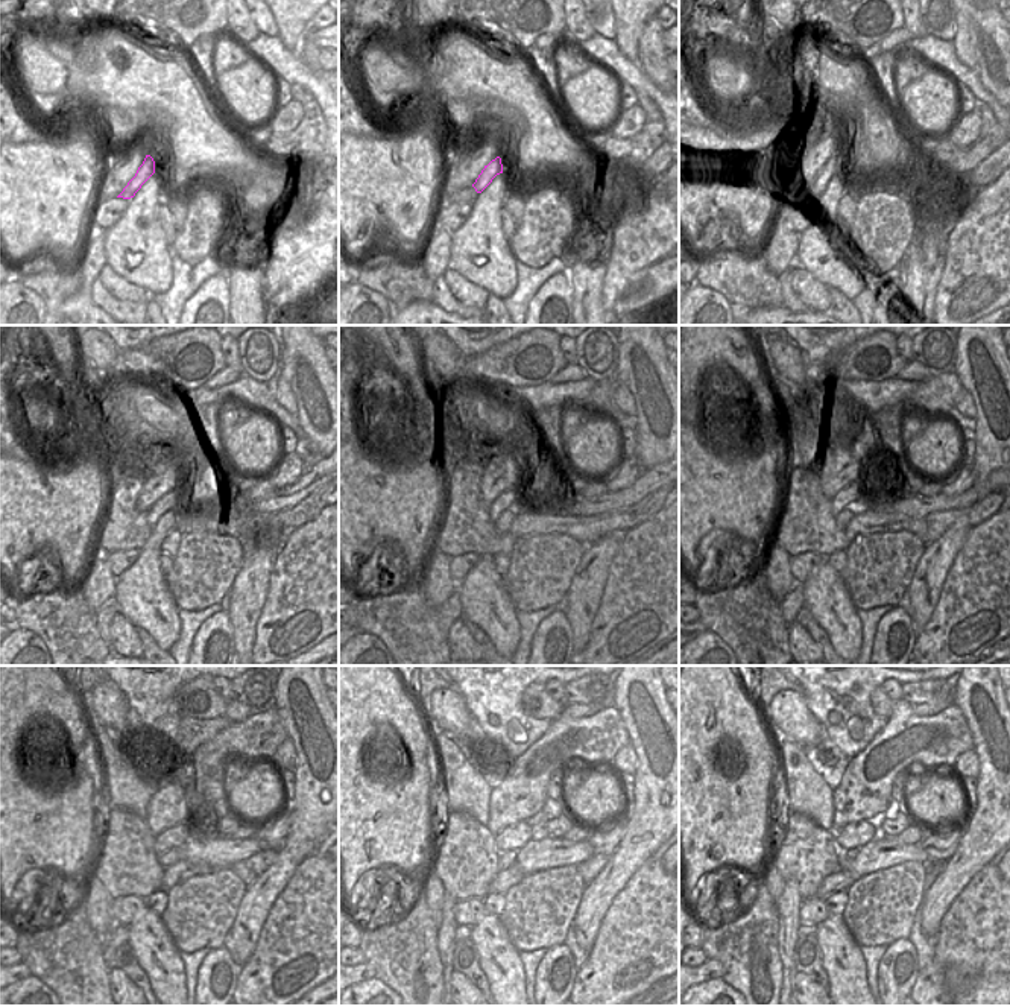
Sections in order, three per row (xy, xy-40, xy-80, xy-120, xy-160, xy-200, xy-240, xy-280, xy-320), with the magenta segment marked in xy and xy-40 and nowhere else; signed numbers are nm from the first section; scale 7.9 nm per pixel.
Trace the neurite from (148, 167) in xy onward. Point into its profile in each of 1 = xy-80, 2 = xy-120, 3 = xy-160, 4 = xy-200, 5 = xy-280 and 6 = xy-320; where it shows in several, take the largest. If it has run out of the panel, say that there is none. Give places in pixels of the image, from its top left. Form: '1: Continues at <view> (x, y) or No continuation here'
1: Continues at xy-80 (833, 167)
2: Continues at xy-120 (166, 503)
3: Continues at xy-160 (509, 499)
4: Continues at xy-200 (851, 494)
5: Continues at xy-280 (515, 836)
6: Continues at xy-320 (855, 835).

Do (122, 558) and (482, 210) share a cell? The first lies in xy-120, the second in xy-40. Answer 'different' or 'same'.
different

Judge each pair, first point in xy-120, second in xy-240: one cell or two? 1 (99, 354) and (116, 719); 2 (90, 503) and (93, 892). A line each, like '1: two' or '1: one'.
1: one
2: two

